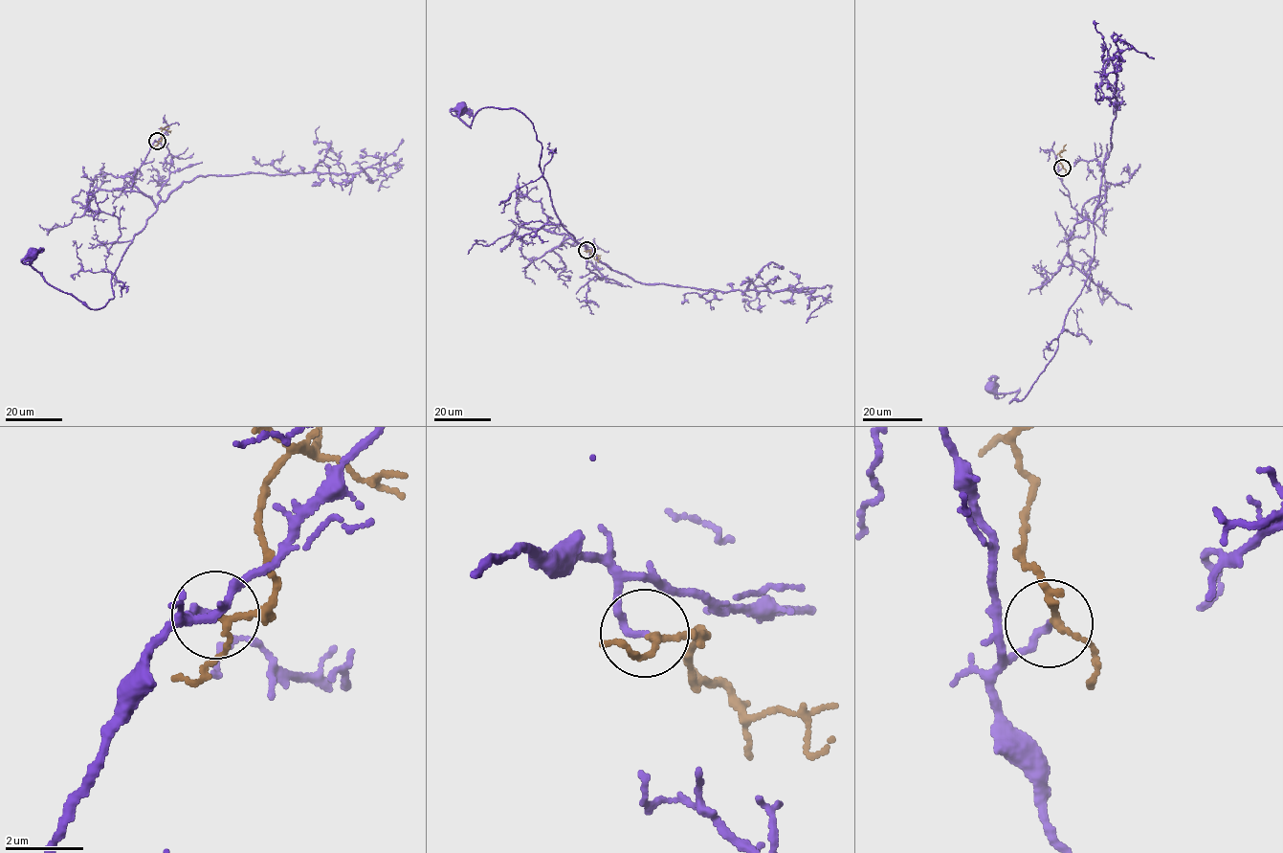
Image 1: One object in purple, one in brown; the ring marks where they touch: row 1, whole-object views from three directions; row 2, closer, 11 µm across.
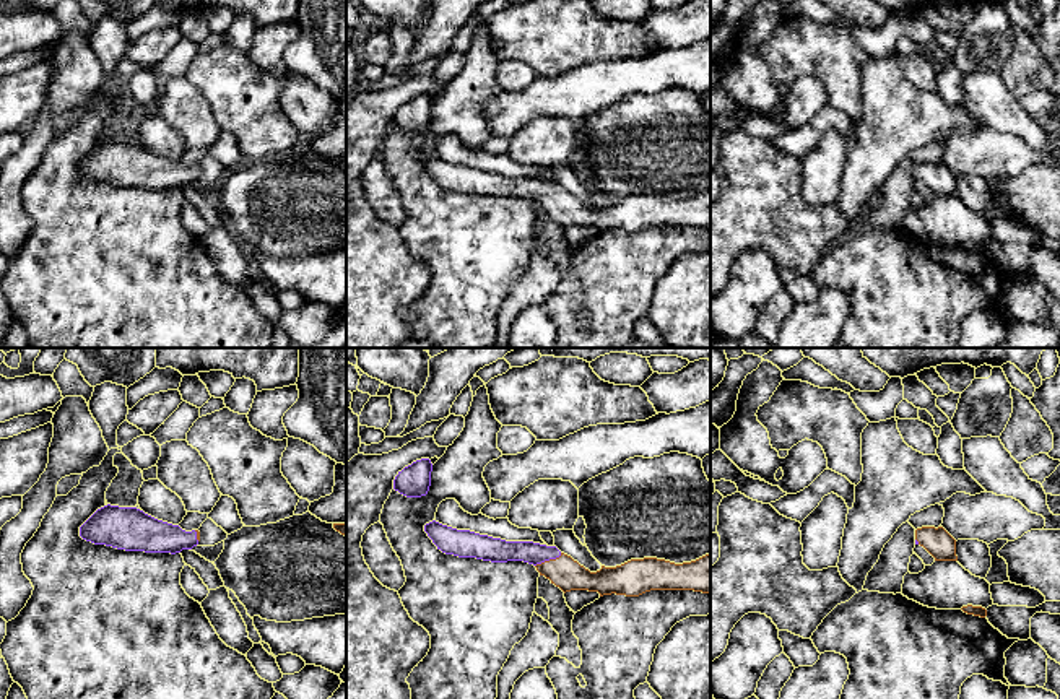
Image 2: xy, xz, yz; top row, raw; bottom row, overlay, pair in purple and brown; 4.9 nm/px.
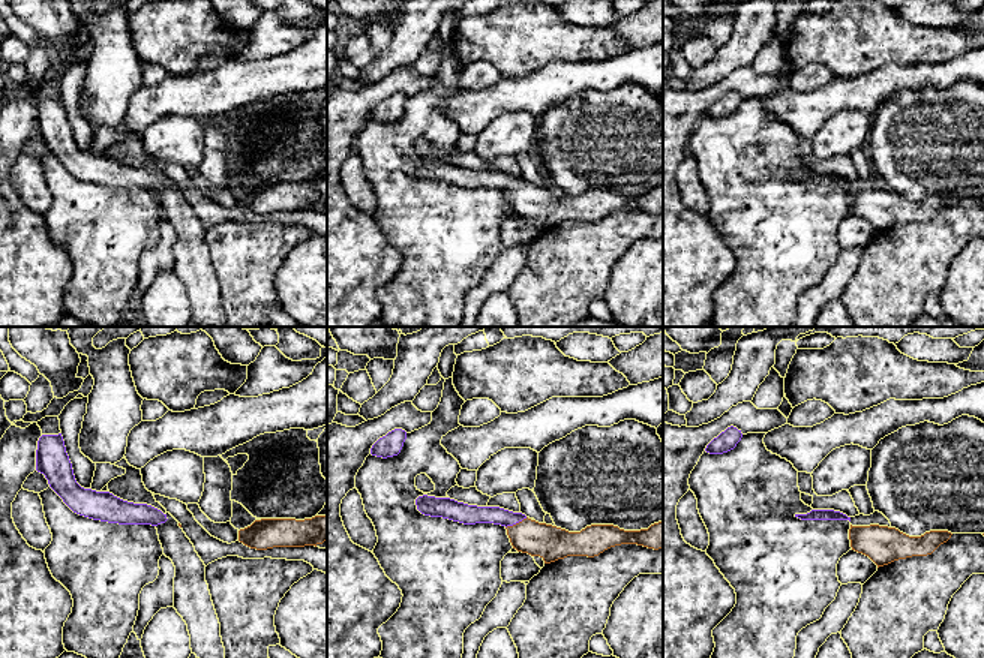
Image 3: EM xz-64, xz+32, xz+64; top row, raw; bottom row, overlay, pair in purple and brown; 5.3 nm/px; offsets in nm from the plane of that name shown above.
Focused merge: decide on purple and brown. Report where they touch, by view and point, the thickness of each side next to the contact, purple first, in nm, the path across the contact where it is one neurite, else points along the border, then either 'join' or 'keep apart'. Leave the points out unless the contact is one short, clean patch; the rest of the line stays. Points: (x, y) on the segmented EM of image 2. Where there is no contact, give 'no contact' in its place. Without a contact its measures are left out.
xz (548, 560) | 110/160 nm | across xz (499, 550), (530, 551), (548, 560), (564, 573) | join

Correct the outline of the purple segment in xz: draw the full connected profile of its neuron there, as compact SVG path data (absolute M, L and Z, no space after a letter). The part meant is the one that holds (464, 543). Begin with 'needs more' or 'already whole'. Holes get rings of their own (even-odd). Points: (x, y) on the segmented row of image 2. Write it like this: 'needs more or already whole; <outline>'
needs more; M436 520L424 525L432 543L445 554L476 558L491 562L523 561L533 564L564 593L589 590L603 595L639 597L650 590L710 592L710 554L675 564L665 559L631 559L616 567L602 566L590 572L556 546L533 541L506 541L470 530L457 530Z

